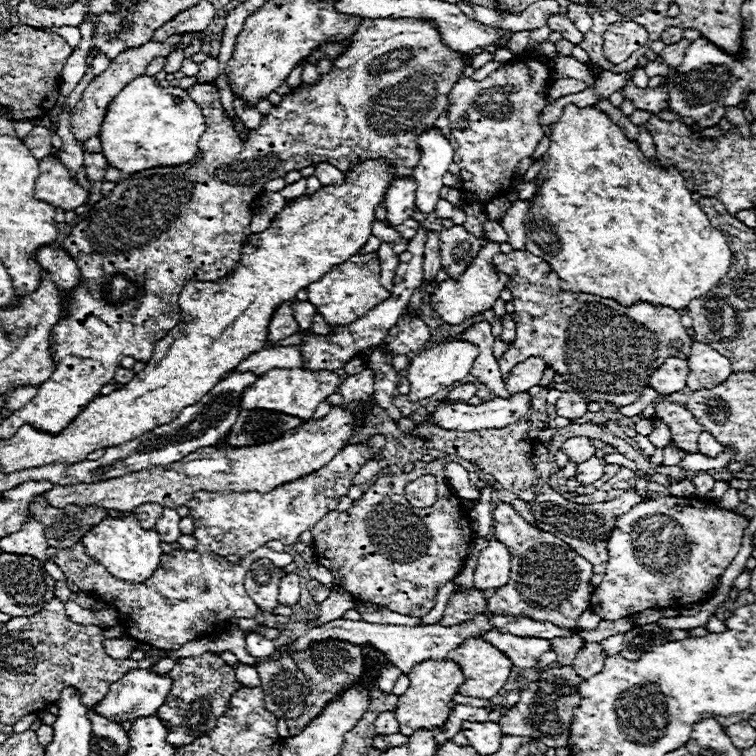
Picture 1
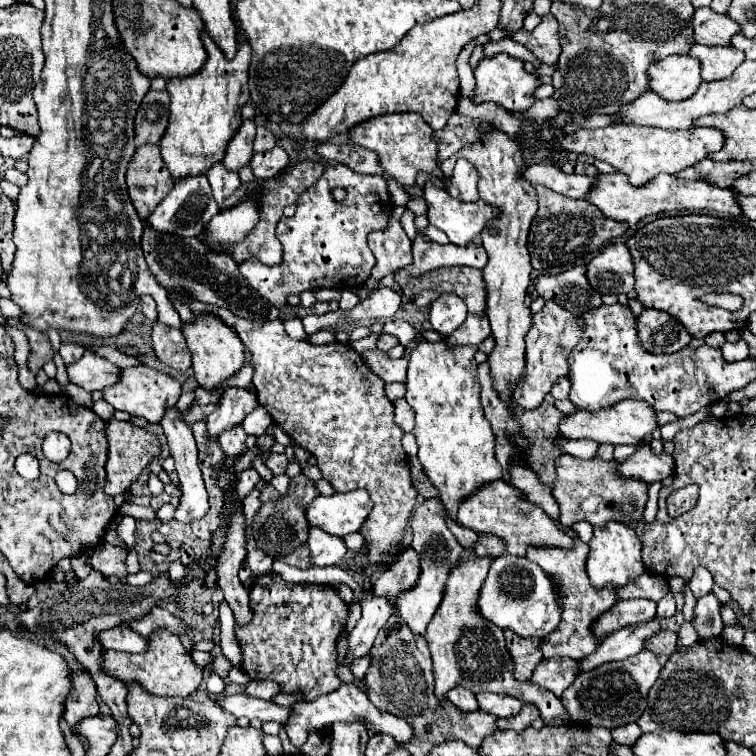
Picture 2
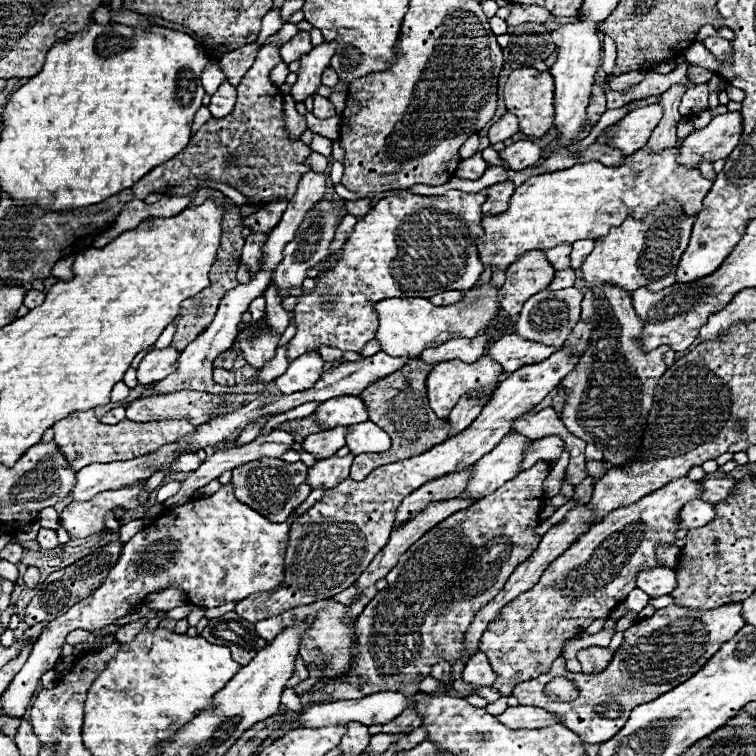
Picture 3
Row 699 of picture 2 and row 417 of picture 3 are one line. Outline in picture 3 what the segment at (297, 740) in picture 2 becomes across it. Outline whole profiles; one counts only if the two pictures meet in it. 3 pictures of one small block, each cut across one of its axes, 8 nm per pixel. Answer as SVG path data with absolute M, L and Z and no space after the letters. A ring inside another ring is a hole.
M338 396L322 402L316 410L316 420L324 430L336 426L352 426L368 420L366 406L358 396Z

